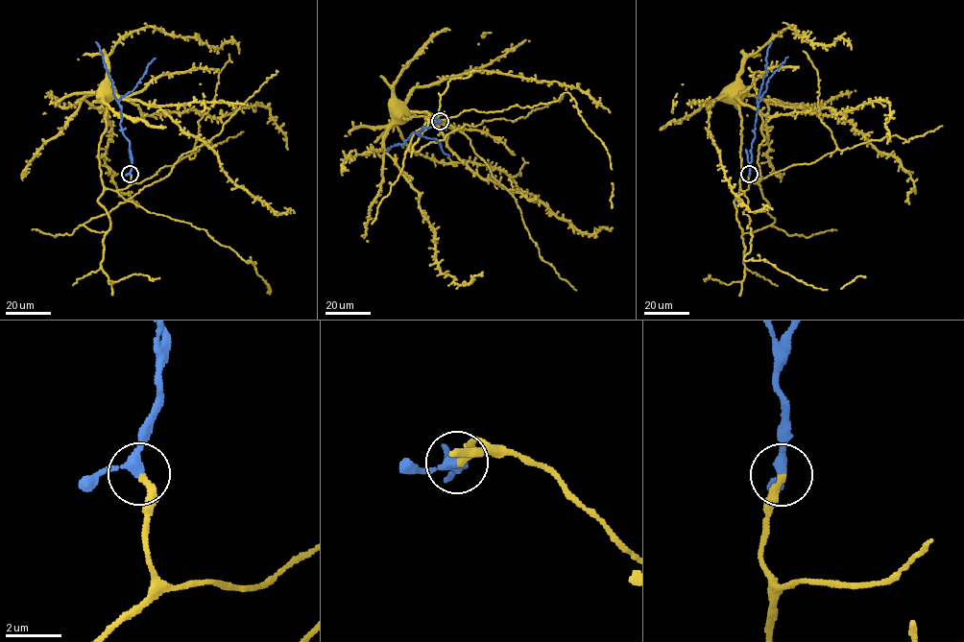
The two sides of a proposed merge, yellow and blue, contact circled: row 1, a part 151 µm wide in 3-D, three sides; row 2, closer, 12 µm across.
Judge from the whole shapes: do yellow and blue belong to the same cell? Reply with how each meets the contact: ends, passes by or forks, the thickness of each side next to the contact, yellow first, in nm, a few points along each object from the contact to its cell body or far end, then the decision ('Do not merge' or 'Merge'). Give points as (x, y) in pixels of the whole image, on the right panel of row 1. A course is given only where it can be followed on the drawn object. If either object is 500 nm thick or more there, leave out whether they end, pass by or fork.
At the ring yellow ends. At the ring blue passes by. Thickness 240 nm (yellow) against 280 nm. Course of yellow: (750, 174), (749, 189), (743, 191), (739, 186), (741, 116), (737, 101), (730, 89). Course of blue: (750, 174), (758, 97), (766, 75), (766, 57), (771, 42). Merge

